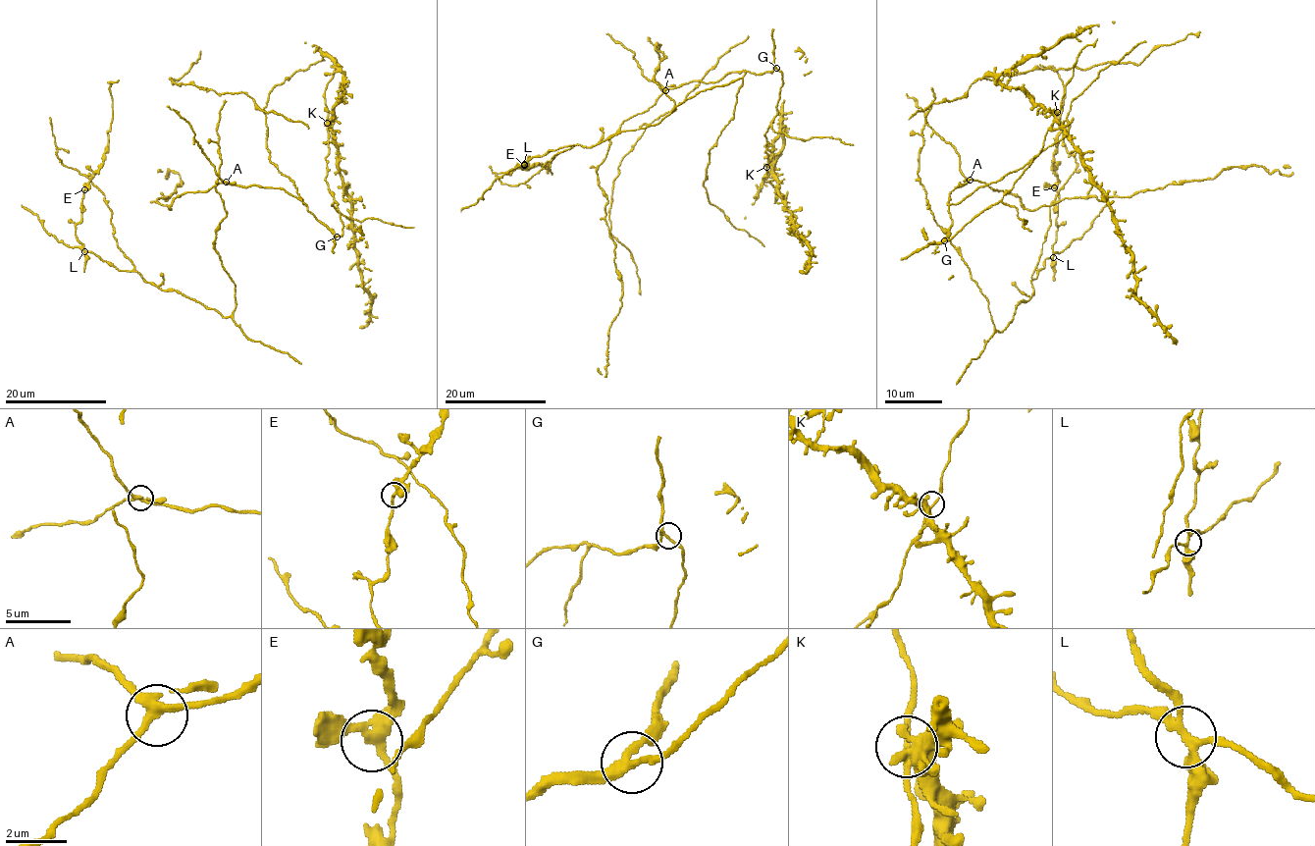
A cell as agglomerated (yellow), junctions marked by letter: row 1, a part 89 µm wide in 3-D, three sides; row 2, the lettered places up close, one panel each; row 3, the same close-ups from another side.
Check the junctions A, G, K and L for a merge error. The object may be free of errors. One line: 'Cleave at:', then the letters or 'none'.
Cleave at: L

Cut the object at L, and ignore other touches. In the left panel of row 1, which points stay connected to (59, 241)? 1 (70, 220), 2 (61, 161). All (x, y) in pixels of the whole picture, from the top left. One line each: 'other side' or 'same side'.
1: other side
2: same side

